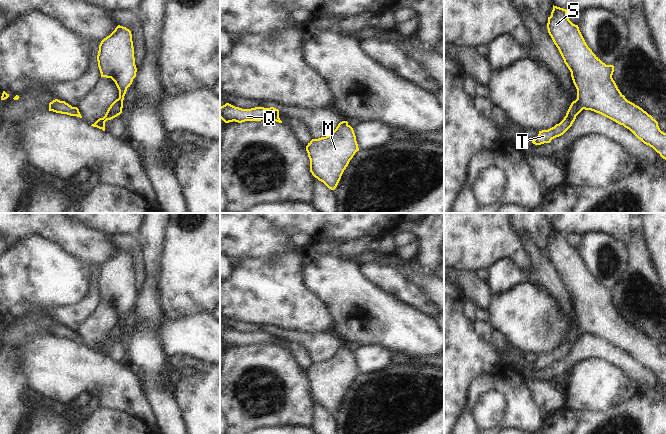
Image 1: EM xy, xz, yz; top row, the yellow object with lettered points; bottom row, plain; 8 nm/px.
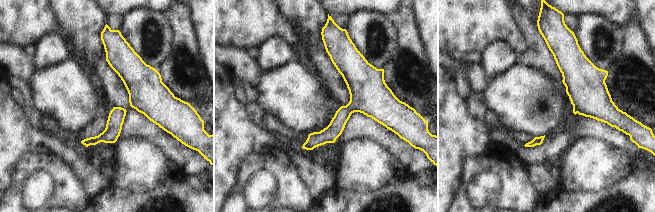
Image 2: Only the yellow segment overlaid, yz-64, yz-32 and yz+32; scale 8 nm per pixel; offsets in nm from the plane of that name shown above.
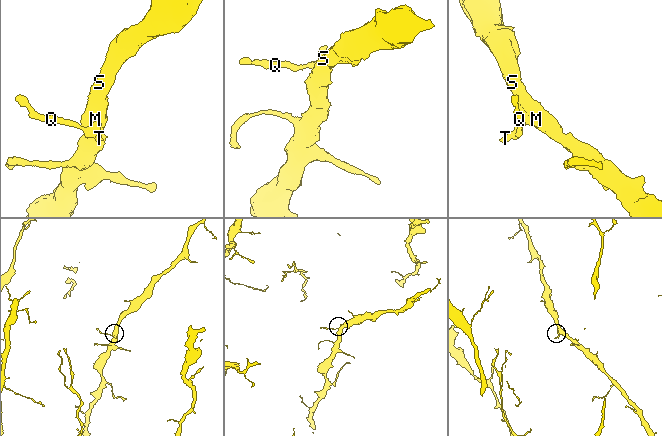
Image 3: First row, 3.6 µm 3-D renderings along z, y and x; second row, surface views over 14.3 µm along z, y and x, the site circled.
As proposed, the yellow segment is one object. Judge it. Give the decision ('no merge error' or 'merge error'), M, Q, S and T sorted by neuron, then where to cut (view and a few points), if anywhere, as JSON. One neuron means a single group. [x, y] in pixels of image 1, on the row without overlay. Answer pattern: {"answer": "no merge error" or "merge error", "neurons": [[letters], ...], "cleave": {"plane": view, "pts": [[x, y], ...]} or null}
{"answer": "no merge error", "neurons": [["M", "Q", "S", "T"]], "cleave": null}

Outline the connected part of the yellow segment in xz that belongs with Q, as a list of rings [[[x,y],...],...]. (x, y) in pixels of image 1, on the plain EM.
[[[226,327],[220,331],[220,342],[225,347],[233,345],[242,347],[245,345],[261,345],[264,343],[282,347],[279,342],[279,334],[274,331],[255,331],[251,333],[242,333],[229,327]]]

